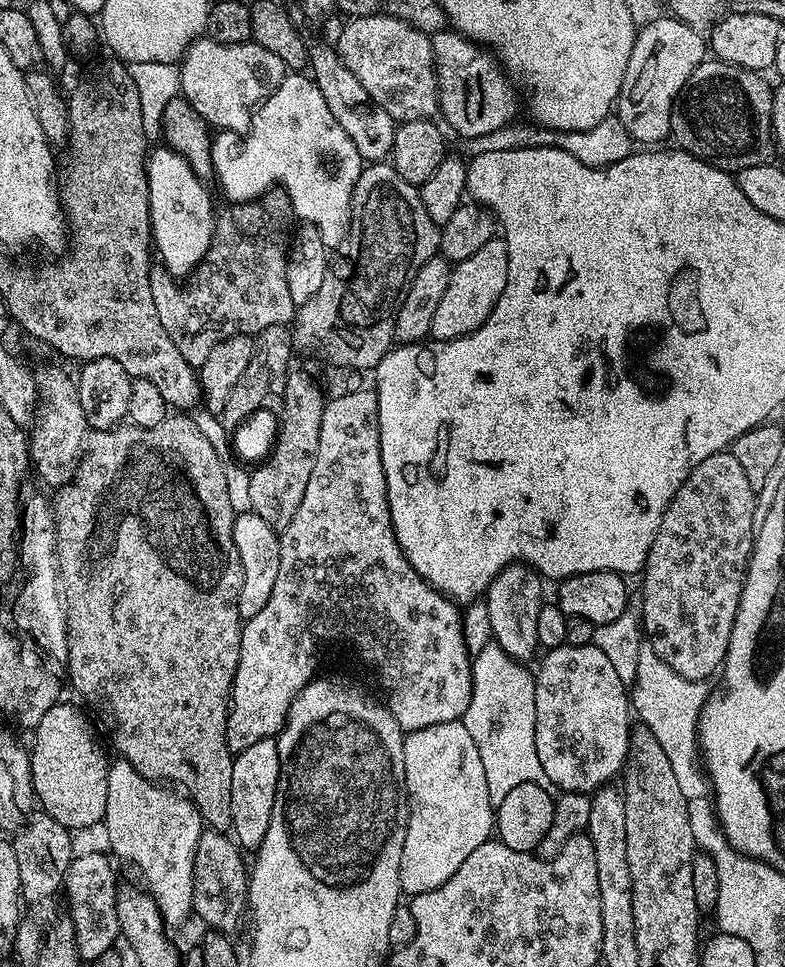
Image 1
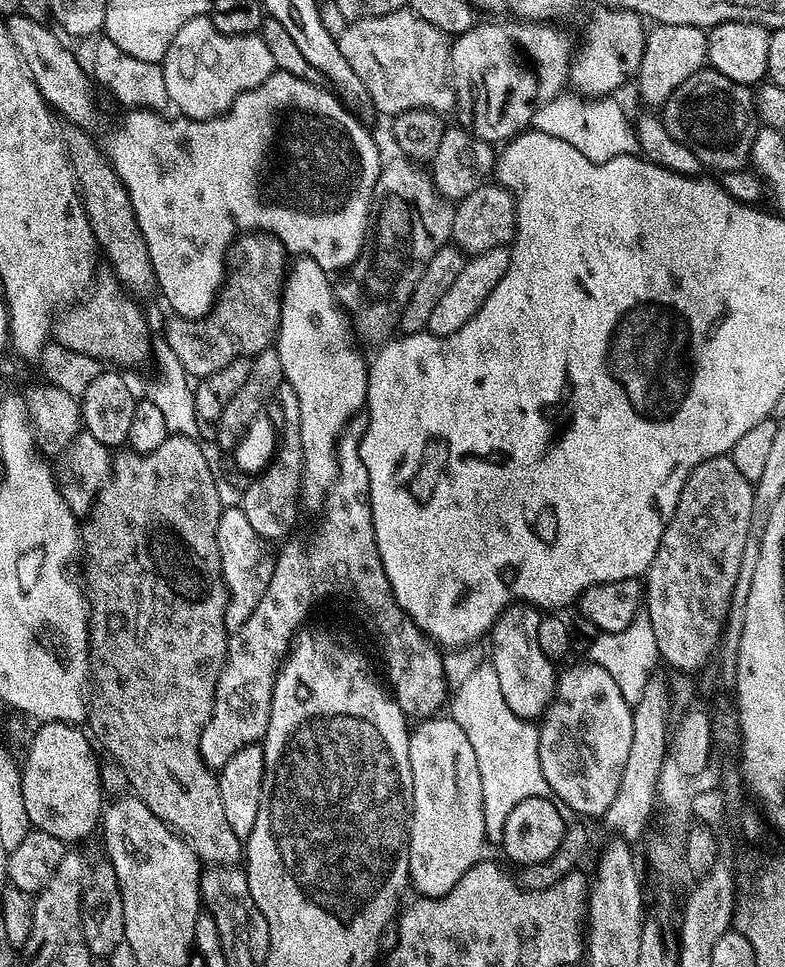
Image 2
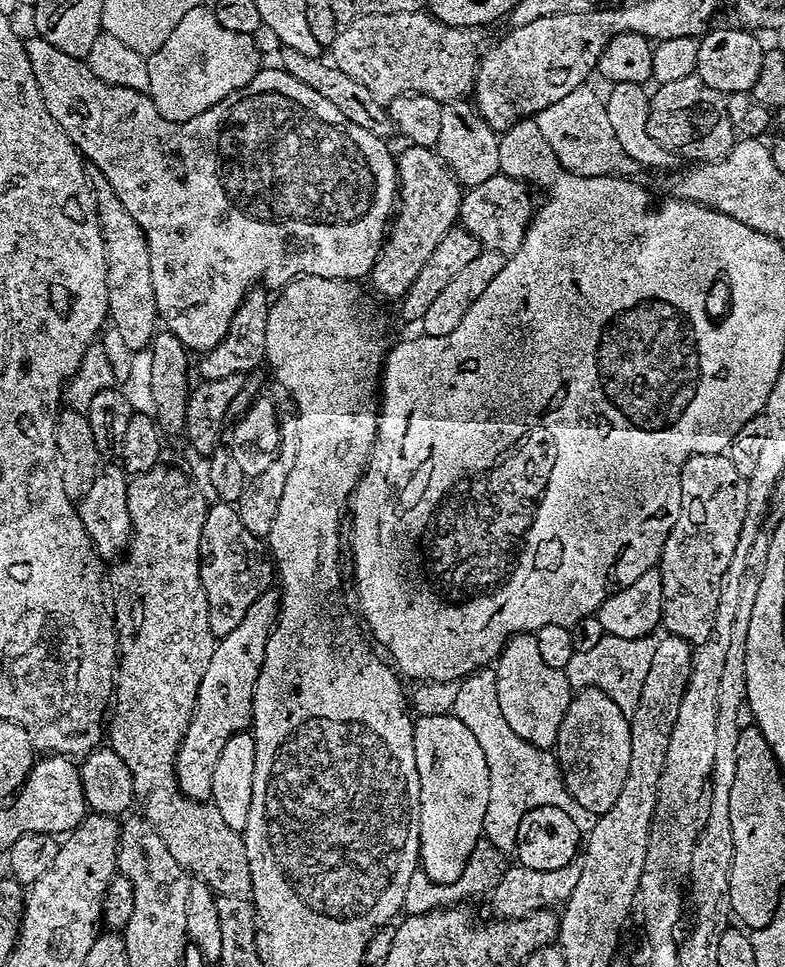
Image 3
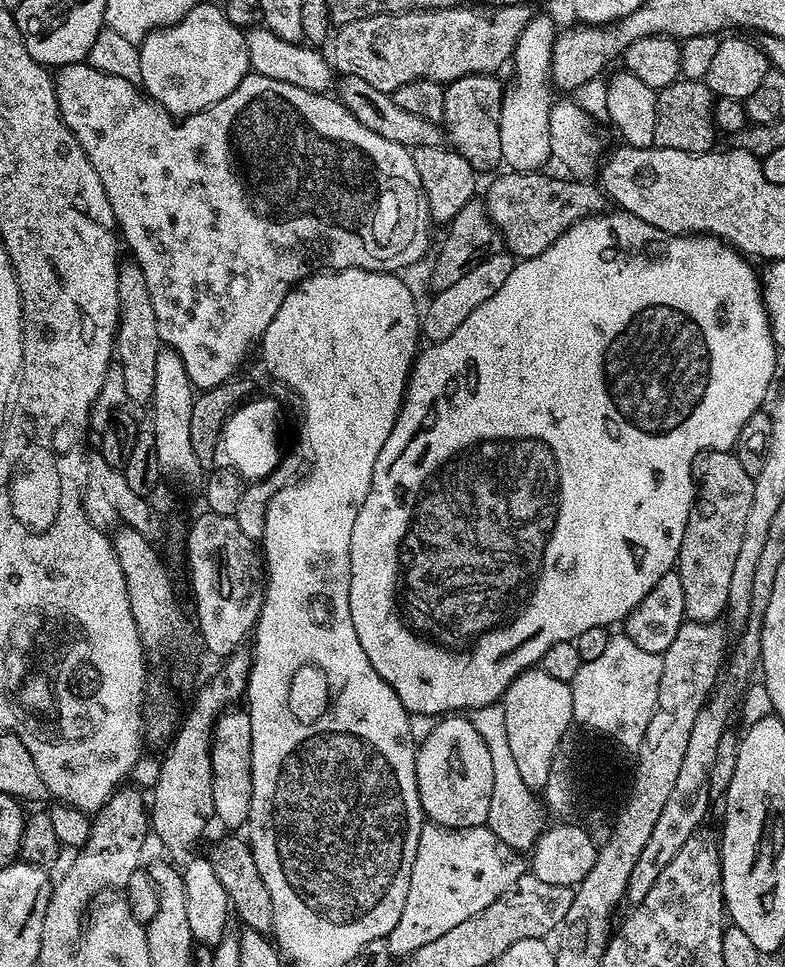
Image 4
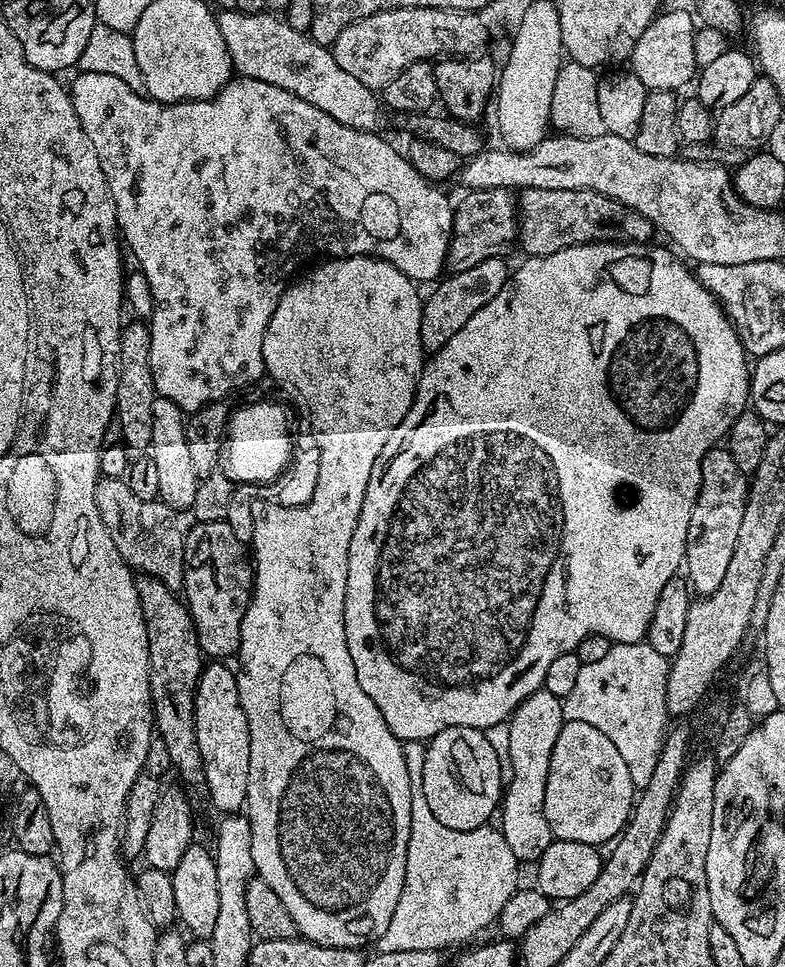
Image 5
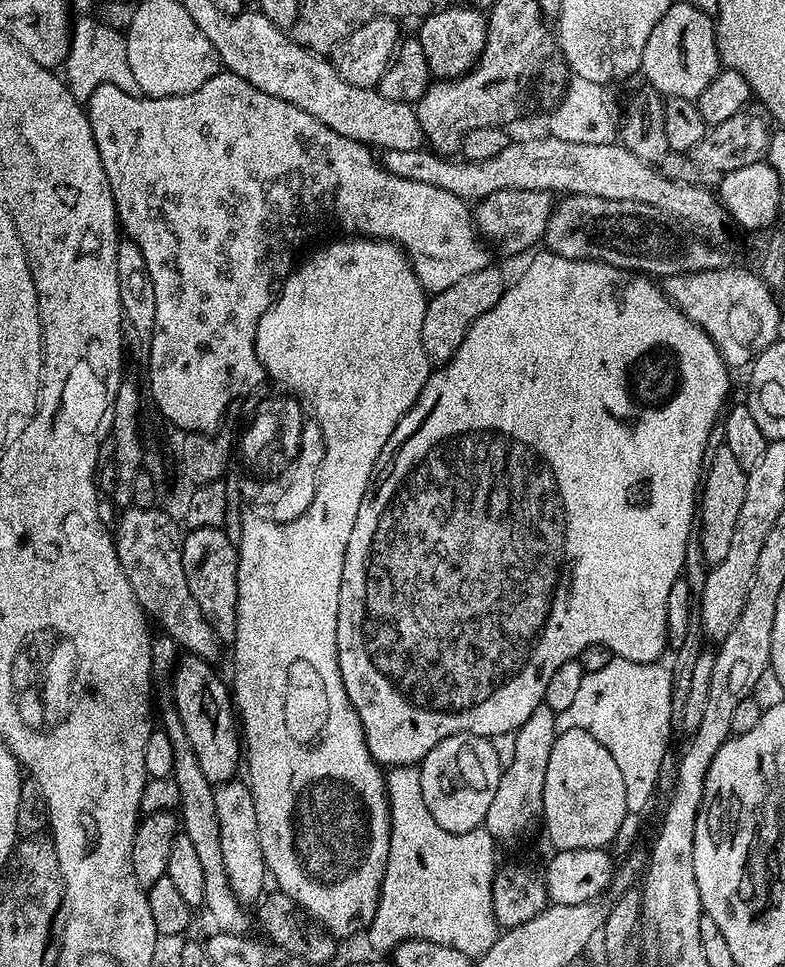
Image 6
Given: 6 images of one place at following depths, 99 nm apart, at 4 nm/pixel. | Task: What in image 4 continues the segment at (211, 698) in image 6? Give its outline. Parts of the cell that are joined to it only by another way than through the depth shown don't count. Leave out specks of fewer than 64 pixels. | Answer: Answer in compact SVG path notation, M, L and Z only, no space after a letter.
M232 706L220 713L212 728L210 751L215 819L220 819L228 830L243 829L248 823L252 793L252 735L250 718L243 707Z

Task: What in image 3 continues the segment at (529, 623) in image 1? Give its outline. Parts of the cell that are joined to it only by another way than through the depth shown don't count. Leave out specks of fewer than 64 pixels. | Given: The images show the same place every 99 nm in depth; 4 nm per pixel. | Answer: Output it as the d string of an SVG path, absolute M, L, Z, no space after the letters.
M535 635L511 636L494 661L498 706L502 706L502 718L510 730L535 748L551 749L556 742L558 726L566 718L566 710L572 701L574 690L566 678L564 669L551 668L538 654Z

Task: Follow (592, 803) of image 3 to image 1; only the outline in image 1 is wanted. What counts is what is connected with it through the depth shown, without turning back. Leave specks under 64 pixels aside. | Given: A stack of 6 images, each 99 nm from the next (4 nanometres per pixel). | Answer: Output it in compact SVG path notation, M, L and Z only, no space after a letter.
M593 643L586 646L570 646L563 644L557 648L547 649L539 657L540 669L535 669L534 679L534 714L536 721L534 722L534 746L538 750L538 762L542 762L542 770L546 774L549 785L553 789L560 788L561 793L566 792L581 792L583 794L591 794L597 788L605 787L612 779L619 777L624 770L624 762L628 757L628 738L633 730L633 725L628 722L630 717L630 692L622 682L622 678L618 678L618 674L614 670L614 666L606 658L606 654L602 654L602 650L598 650Z

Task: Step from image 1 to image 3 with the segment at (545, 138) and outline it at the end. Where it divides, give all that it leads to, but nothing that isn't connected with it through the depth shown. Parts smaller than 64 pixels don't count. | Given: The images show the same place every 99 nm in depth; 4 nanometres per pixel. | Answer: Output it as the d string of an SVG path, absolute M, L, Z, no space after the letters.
M591 85L572 90L561 101L538 112L535 122L542 136L550 140L555 156L579 176L600 177L608 175L634 176L639 173L638 163L630 159L616 137L605 104Z

